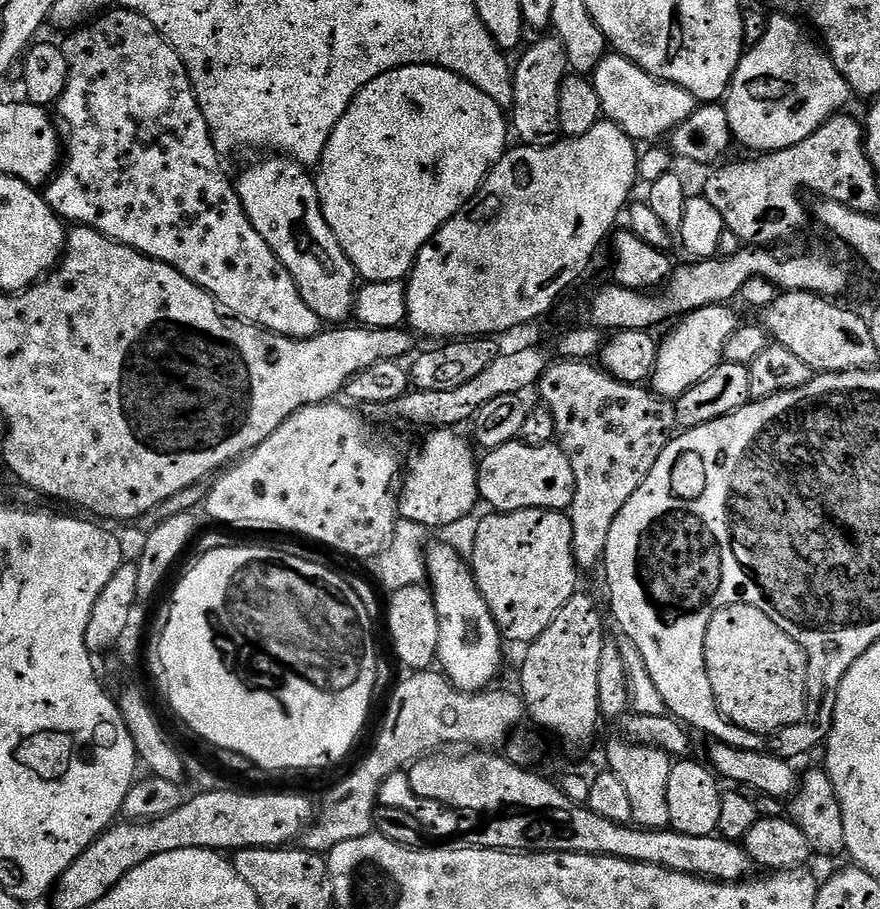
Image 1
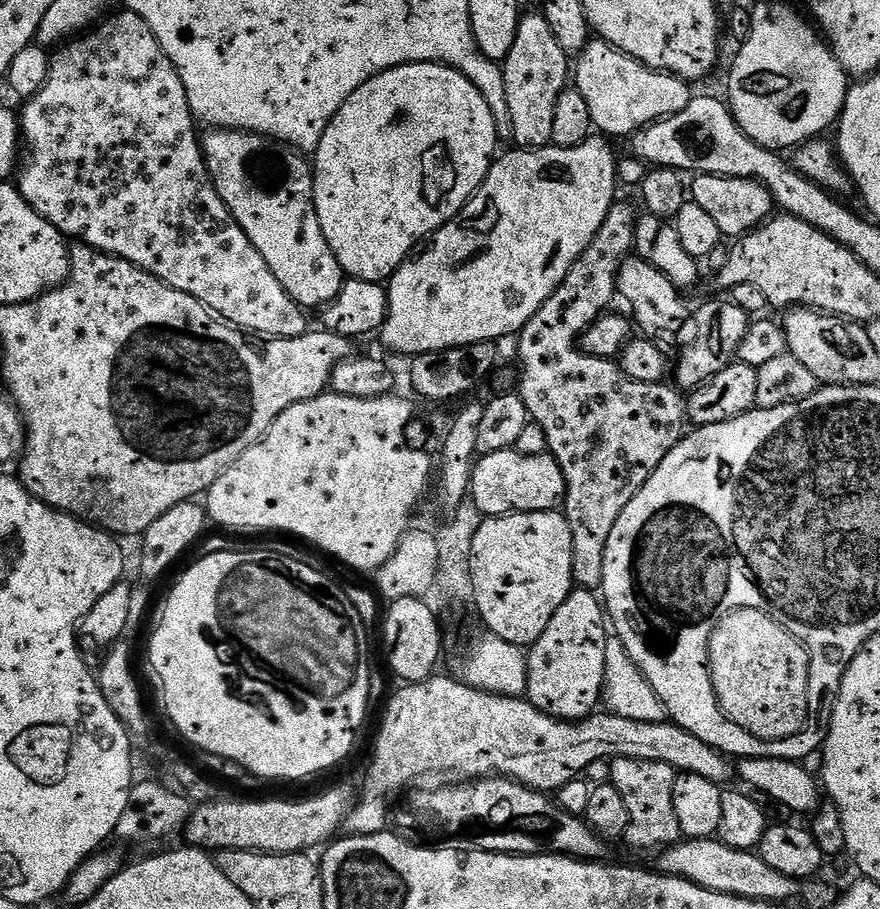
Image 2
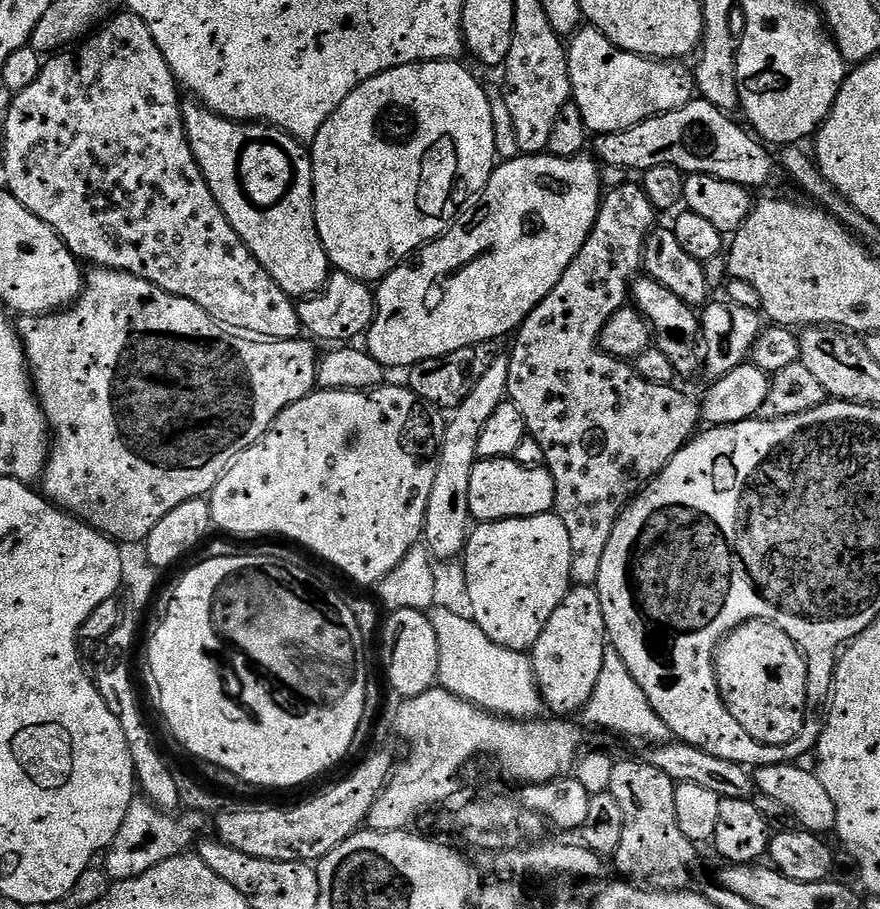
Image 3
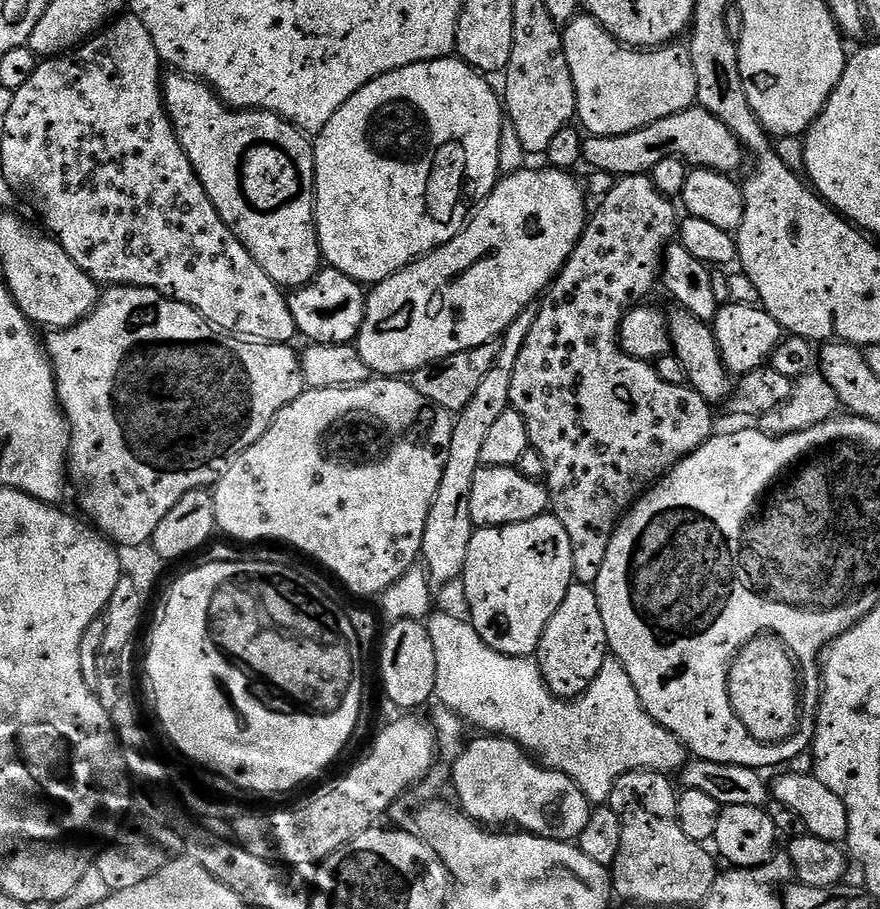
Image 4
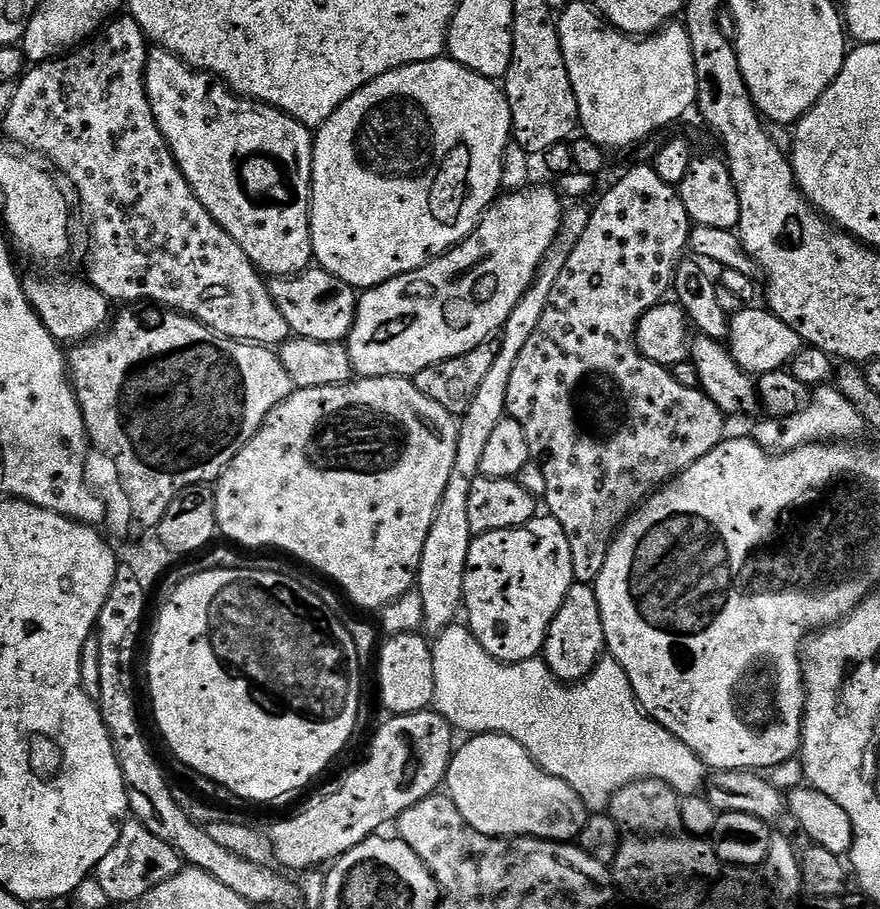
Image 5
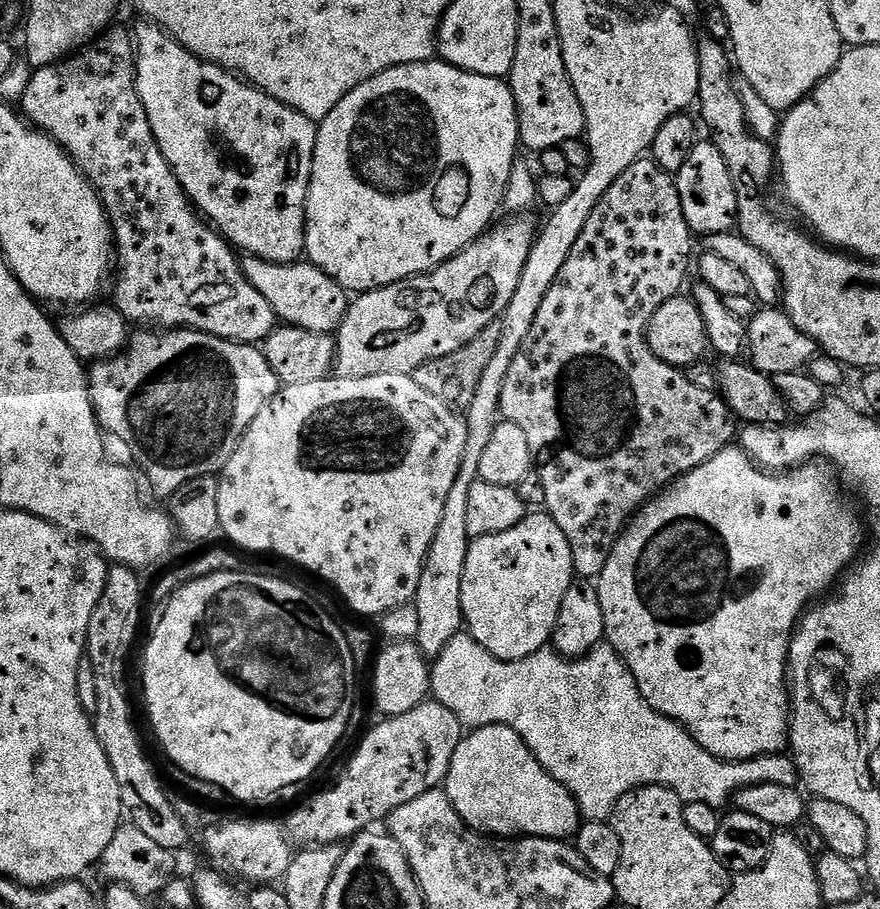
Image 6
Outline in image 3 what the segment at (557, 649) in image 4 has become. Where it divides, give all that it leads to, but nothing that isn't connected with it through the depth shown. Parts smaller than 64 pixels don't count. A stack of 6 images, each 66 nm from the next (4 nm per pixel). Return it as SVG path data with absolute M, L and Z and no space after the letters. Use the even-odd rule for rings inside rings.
M595 587L569 588L566 598L562 598L562 606L550 614L546 630L542 630L538 642L530 650L532 673L536 675L540 699L556 711L553 713L576 714L590 702L594 686L598 686L598 674L602 674L604 649L608 643L608 627Z

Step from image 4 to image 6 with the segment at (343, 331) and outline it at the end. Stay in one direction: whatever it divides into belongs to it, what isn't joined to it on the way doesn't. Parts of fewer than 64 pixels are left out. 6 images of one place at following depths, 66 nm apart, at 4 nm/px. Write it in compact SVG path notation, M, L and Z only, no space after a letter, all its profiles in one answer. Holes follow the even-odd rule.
M245 255L242 260L244 276L270 302L270 310L274 310L277 321L293 328L301 328L307 332L335 333L340 323L348 313L350 293L330 274L318 270L318 266L307 262L293 262L291 264L275 264L266 262L257 256Z

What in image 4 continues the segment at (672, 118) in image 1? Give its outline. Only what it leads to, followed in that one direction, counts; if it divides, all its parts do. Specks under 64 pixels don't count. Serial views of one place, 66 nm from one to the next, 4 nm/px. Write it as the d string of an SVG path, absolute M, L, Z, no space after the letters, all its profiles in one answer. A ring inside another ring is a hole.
M577 14L568 24L563 25L562 35L570 78L574 78L578 124L587 135L630 134L642 126L670 118L670 114L678 114L696 104L698 82L694 78L694 62L683 43L673 42L651 50L629 48L627 44L615 40L594 17L587 14Z

